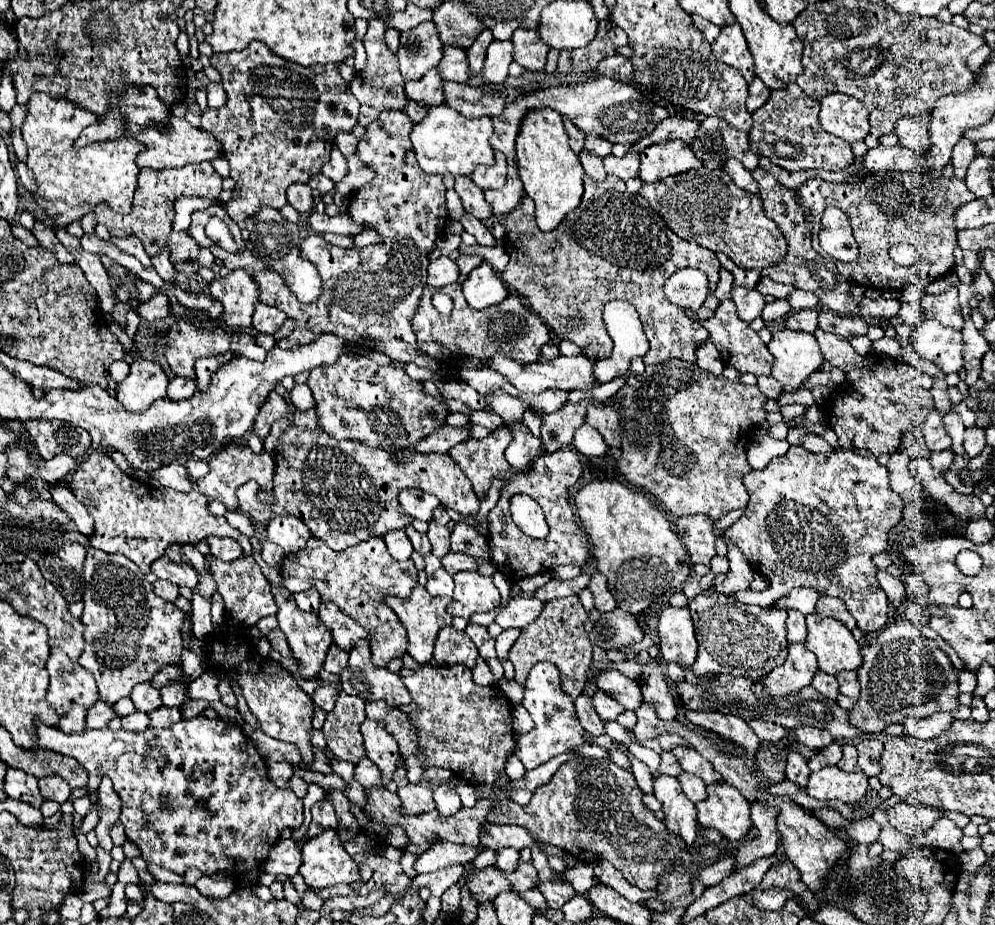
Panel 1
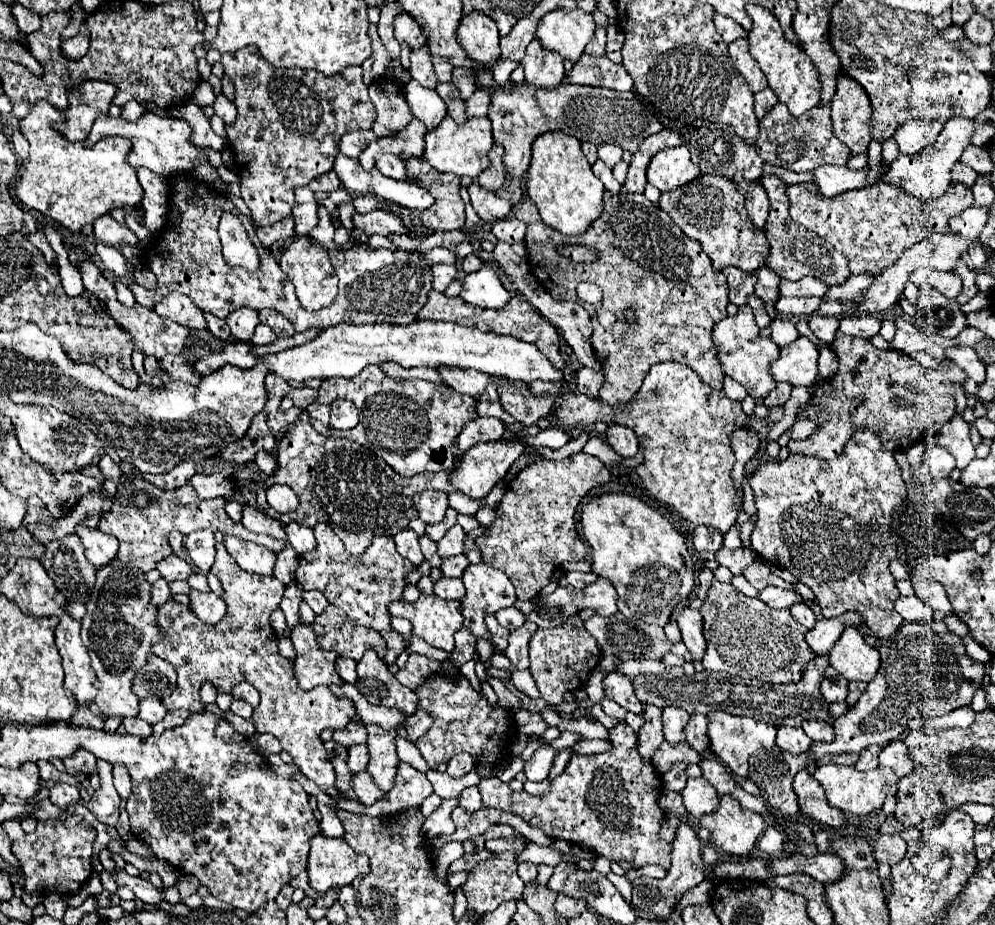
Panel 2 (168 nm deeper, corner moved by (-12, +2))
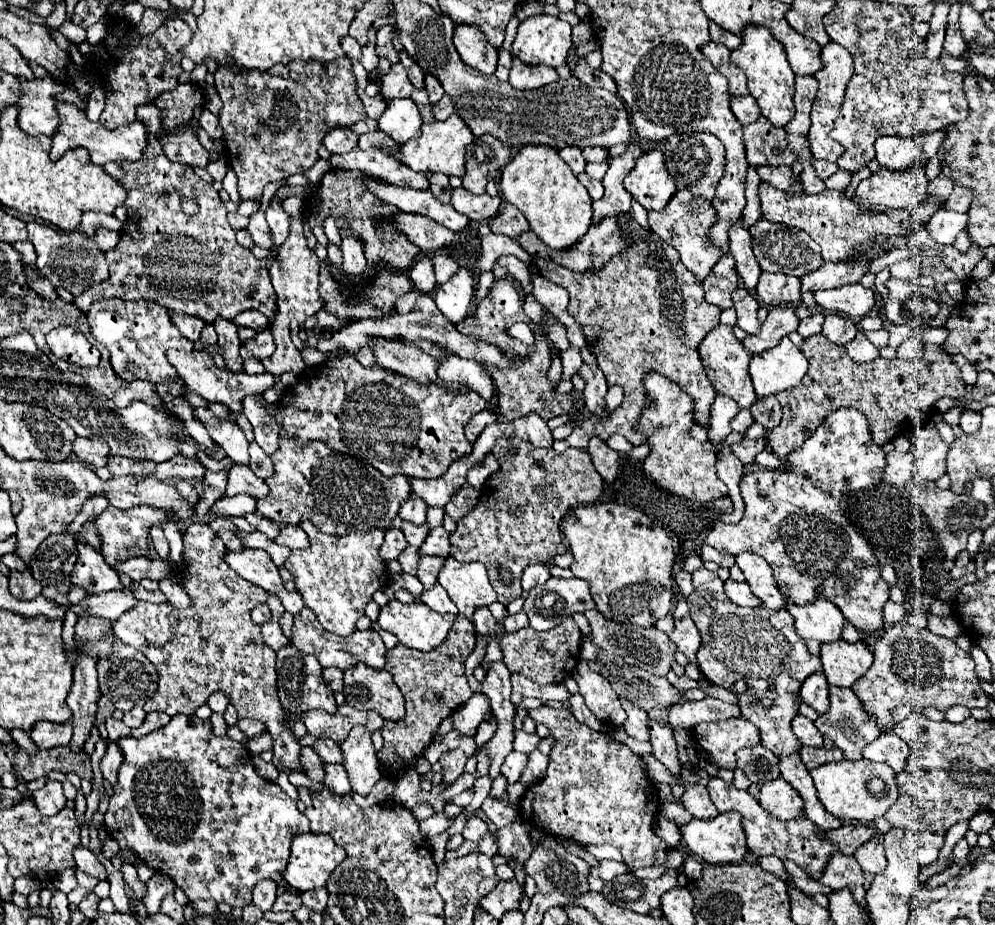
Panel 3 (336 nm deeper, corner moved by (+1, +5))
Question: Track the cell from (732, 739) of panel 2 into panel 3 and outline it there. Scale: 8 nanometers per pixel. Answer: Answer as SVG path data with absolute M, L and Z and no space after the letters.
M746 718L702 722L694 728L694 742L716 760L720 768L734 770L736 750L760 744L758 728Z

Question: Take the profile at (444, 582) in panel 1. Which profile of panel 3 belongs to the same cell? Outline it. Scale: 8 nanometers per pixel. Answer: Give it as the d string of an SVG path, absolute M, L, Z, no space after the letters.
M434 584L430 590L424 590L422 592L422 602L428 604L436 612L442 612L442 614L444 612L454 612L454 614L458 614L454 602L448 598L448 592L440 584Z

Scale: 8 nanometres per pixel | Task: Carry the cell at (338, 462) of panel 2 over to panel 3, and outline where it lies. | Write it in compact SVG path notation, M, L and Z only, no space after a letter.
M284 436L272 458L274 474L264 480L270 492L266 498L256 498L256 512L278 526L300 524L300 520L306 518L330 536L370 532L374 528L388 530L394 516L398 516L404 498L412 492L408 476L386 478L370 464L336 452L322 440L304 442Z

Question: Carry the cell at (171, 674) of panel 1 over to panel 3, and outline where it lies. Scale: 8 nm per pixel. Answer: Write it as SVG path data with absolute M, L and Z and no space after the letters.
M116 638L112 646L112 656L104 662L98 662L98 682L102 696L106 696L118 710L128 712L132 706L144 706L156 694L158 672L156 666L144 654Z

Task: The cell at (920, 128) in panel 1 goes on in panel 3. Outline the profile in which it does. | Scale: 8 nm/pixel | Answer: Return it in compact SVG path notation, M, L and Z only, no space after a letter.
M884 136L876 140L876 158L880 166L888 170L906 170L912 164L918 164L920 161L928 161L934 157L939 148L927 150L922 154L920 140L916 136L900 138L900 136Z

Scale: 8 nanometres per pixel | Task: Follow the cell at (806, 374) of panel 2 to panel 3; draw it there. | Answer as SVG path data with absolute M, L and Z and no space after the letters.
M788 336L780 340L778 346L754 354L750 362L750 376L758 398L768 394L778 394L796 386L808 370L808 360L798 346L790 342Z

